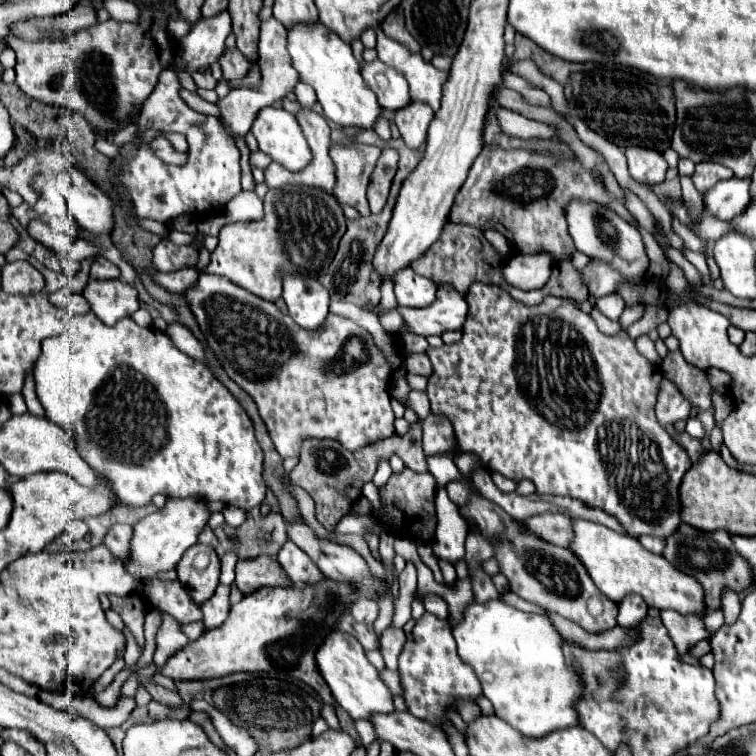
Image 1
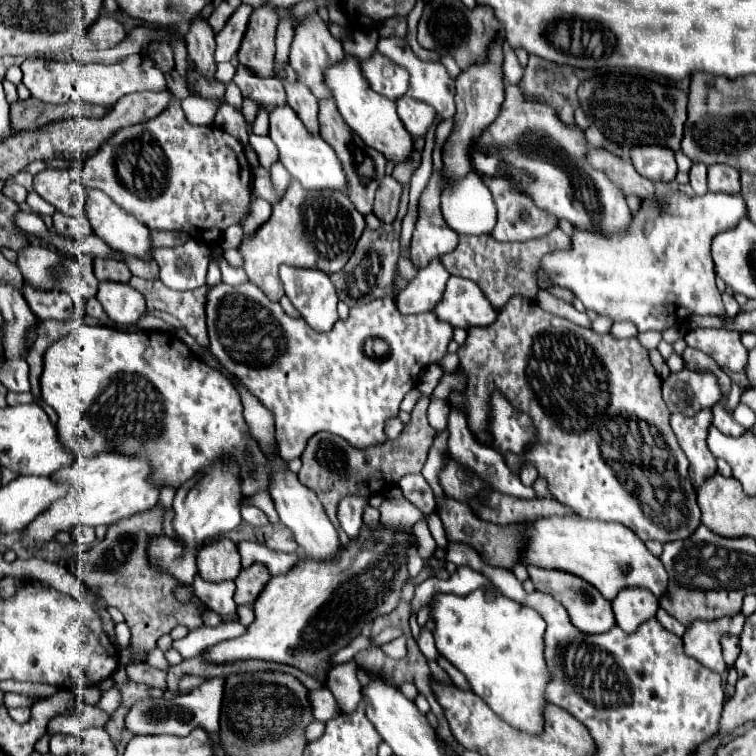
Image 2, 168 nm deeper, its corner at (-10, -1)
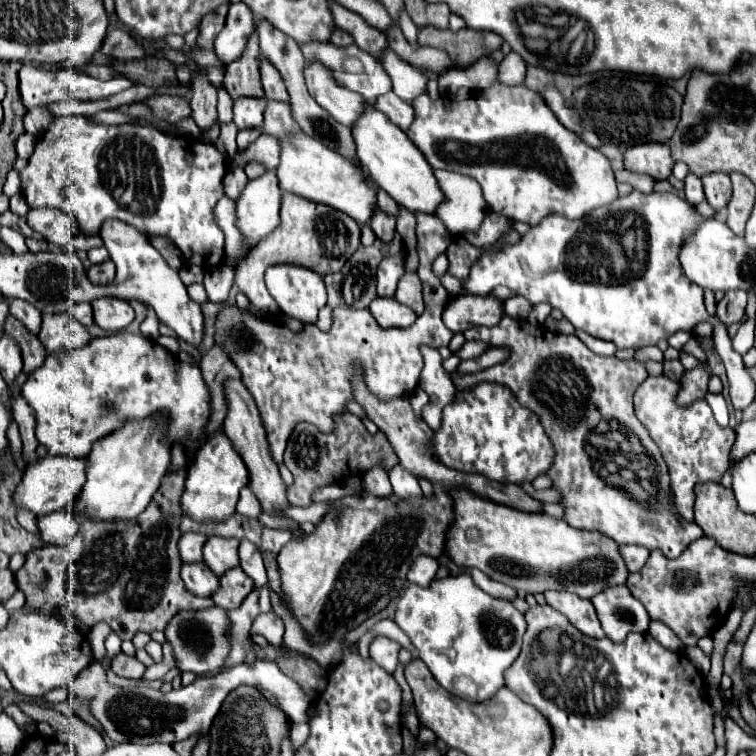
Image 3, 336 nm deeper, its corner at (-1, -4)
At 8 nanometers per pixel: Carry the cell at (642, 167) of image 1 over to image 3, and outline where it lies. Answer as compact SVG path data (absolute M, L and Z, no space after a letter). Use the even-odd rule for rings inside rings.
M641 144L641 146L631 146L625 152L625 170L637 172L637 174L647 174L655 180L667 180L671 176L673 160L669 154L667 144Z

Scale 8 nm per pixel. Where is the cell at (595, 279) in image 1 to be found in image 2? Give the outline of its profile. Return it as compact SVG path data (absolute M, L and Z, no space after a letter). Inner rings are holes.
M668 191L662 199L646 197L640 209L632 213L632 223L618 235L600 235L574 227L570 251L554 251L542 257L542 265L536 271L538 289L564 287L570 289L586 309L596 311L602 317L610 317L614 323L632 321L638 333L664 331L678 319L690 315L726 315L720 293L714 283L714 265L708 255L708 243L714 235L732 229L740 219L746 217L746 203L742 195L706 193L704 197L688 197L682 191Z

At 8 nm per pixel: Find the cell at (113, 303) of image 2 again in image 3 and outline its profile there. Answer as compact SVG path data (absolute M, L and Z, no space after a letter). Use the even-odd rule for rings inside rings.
M115 296L95 298L91 302L91 306L93 306L95 324L107 332L117 332L117 330L125 328L127 324L131 324L135 318L131 304L127 300L115 298Z

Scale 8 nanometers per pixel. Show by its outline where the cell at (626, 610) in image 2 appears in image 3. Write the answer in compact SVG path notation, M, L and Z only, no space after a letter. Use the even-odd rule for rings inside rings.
M613 586L591 598L599 622L613 642L623 642L631 632L647 632L649 614L627 586Z

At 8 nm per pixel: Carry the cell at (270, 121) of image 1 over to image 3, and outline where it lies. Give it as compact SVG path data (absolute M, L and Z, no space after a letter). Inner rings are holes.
M267 100L263 132L269 136L275 136L279 140L281 156L279 156L279 166L277 166L277 178L279 178L279 184L283 190L293 192L293 194L313 200L313 202L333 206L333 208L349 214L359 224L369 222L377 196L375 196L375 188L367 182L367 174L353 162L339 158L337 152L329 150L319 140L305 134L301 130L301 126L297 126L297 122L291 114L291 108L287 104Z

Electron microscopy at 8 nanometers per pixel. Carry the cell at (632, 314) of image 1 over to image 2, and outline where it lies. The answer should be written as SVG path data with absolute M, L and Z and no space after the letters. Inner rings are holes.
M614 323L610 327L610 335L616 339L630 339L630 337L636 337L638 331L632 323Z

